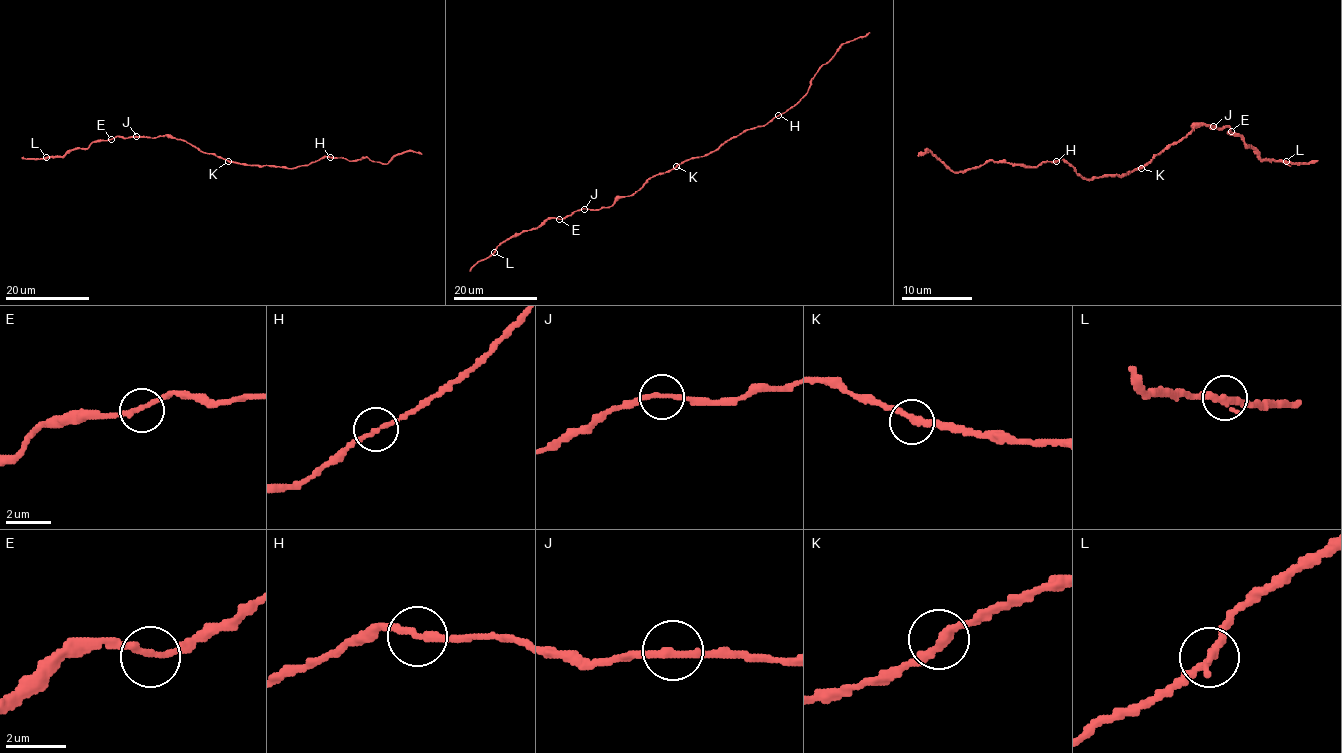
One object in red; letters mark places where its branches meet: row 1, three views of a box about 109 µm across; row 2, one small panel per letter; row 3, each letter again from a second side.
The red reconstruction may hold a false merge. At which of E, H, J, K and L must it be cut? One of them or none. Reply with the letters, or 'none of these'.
none of these

